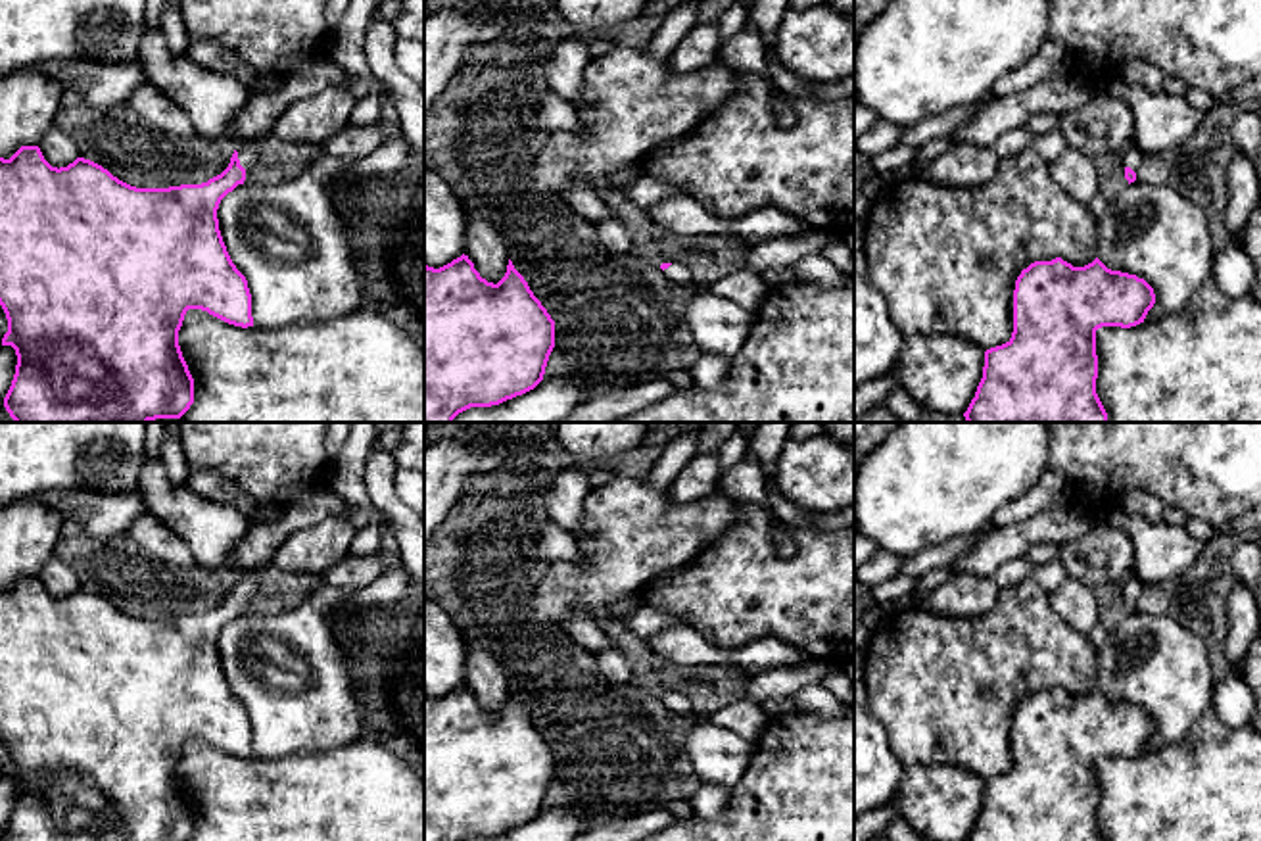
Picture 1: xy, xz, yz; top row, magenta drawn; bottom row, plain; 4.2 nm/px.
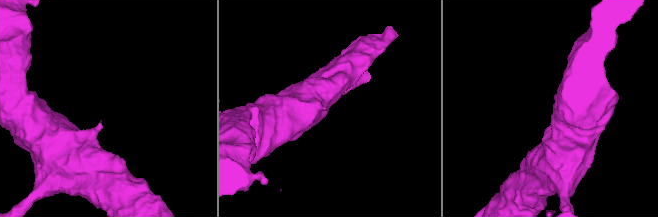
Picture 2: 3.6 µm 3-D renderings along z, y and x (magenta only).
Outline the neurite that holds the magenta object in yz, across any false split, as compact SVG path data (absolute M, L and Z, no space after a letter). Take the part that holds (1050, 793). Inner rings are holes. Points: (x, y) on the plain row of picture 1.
M1061 687L1031 693L1015 710L1011 768L985 781L983 808L967 841L1106 841L1096 824L1096 760L1136 757L1154 733L1144 709L1111 701L1098 687L1084 697Z

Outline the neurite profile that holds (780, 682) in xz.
M831 661L814 662L806 668L781 666L773 670L752 672L747 678L747 699L762 703L773 697L789 697L812 684L821 684L823 678L841 664Z

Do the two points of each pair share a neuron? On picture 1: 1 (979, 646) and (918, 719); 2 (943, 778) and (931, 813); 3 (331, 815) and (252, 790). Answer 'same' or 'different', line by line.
1: same
2: same
3: same

